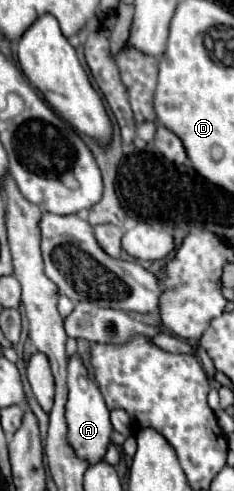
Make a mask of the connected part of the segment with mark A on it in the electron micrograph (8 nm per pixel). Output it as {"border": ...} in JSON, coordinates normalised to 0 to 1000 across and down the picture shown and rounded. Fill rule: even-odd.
{"border":[[[338,727],[295,731],[286,788],[295,788],[295,809],[286,809],[286,825],[278,825],[286,898],[312,910],[321,927],[338,927],[338,935],[372,935],[380,947],[432,943],[449,935],[457,910],[474,902],[483,870],[474,870],[474,857],[466,857],[466,833],[449,829],[440,804],[432,804],[423,788],[406,784],[406,776],[372,768],[372,756],[363,756]]]}

